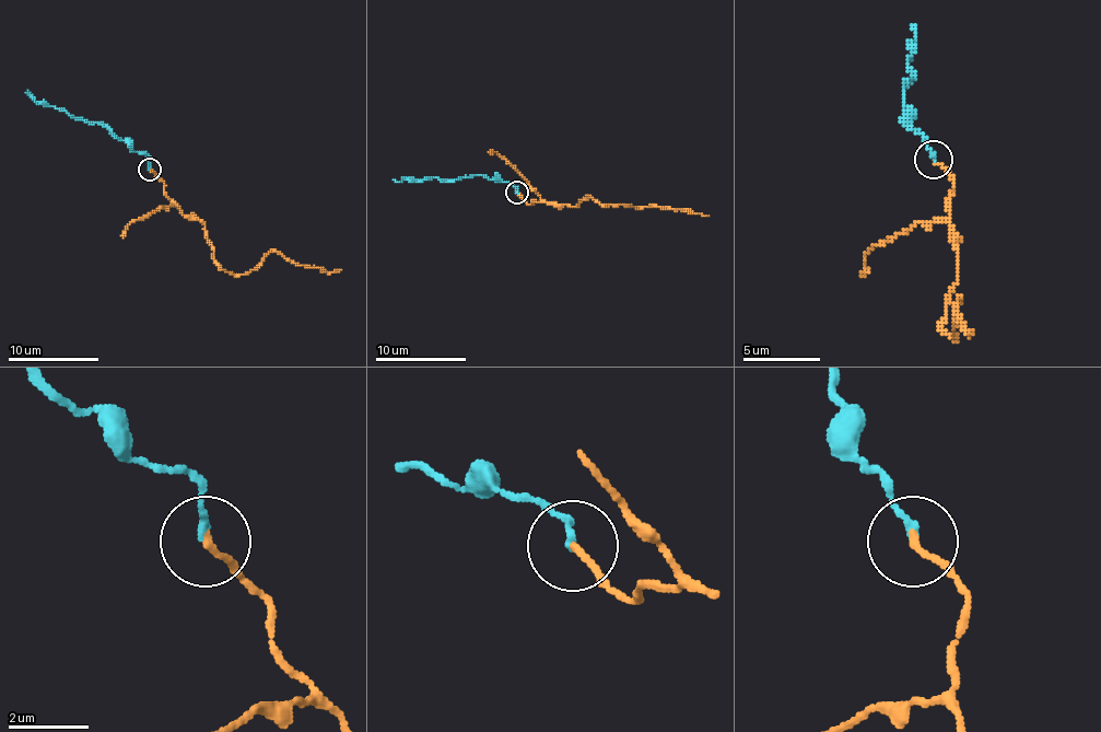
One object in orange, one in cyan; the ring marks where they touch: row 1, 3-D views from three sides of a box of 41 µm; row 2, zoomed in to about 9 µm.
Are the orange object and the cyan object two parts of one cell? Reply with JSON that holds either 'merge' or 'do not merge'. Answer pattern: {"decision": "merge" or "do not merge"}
{"decision": "merge"}

